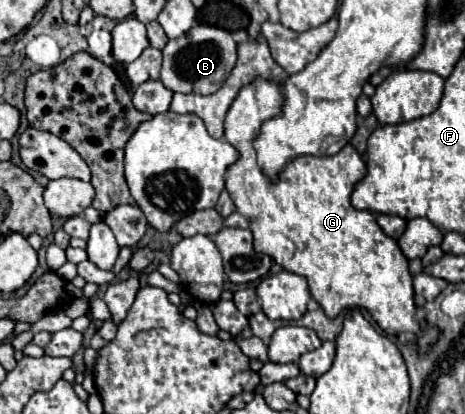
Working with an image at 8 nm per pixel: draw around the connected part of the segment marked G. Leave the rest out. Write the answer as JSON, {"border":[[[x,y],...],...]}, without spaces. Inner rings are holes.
{"border":[[[254,79],[240,89],[224,121],[224,139],[240,153],[238,161],[226,169],[224,183],[226,191],[230,193],[236,205],[236,211],[244,215],[250,223],[250,231],[254,235],[254,249],[258,253],[270,255],[286,271],[306,277],[310,295],[330,319],[334,319],[344,307],[364,307],[388,335],[396,335],[402,331],[412,333],[416,337],[420,353],[424,353],[432,345],[432,339],[436,339],[436,331],[426,329],[424,321],[414,319],[416,305],[412,301],[412,275],[408,271],[408,259],[400,251],[398,243],[392,237],[384,235],[384,231],[380,231],[370,211],[356,211],[350,203],[352,189],[366,173],[366,165],[360,153],[348,143],[344,149],[338,151],[338,155],[296,157],[282,167],[282,171],[278,173],[278,181],[270,181],[270,177],[264,175],[258,167],[256,149],[252,143],[260,135],[260,125],[282,113],[282,103],[284,83]]]}

